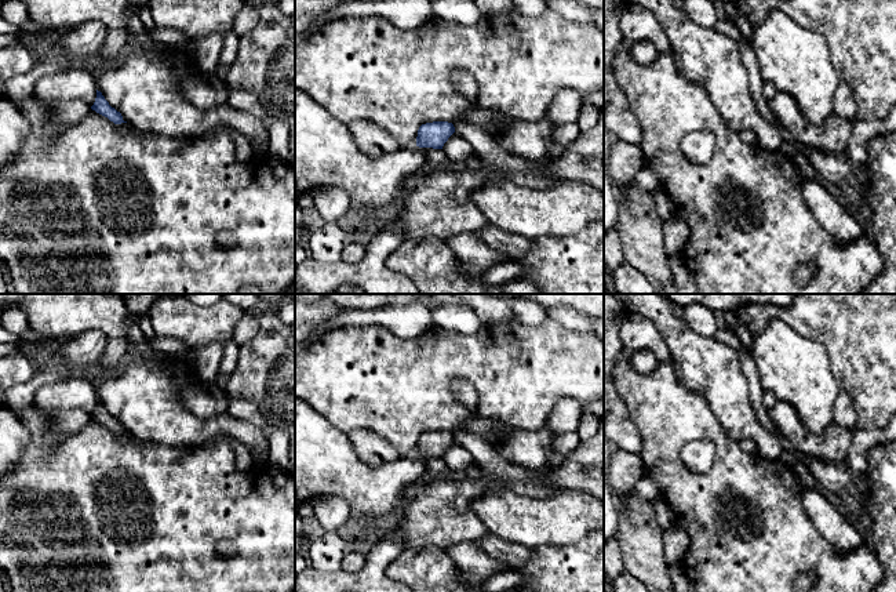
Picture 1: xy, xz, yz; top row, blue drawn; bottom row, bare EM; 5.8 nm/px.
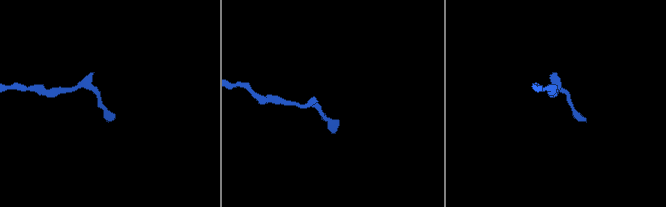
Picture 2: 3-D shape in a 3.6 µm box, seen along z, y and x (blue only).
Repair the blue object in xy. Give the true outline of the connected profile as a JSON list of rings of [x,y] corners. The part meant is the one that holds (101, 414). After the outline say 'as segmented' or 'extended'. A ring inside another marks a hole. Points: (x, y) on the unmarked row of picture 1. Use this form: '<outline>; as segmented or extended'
[[[96,399],[96,407],[94,414],[91,415],[92,420],[96,422],[108,426],[114,433],[127,432],[123,429],[123,425],[120,421],[117,421],[114,417],[109,414],[109,411],[105,408],[101,400]]]; as segmented

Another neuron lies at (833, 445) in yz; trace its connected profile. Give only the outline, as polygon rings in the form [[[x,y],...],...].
[[[779,400],[769,410],[769,415],[779,428],[783,442],[795,450],[800,457],[817,457],[837,465],[846,462],[855,431],[833,422],[822,433],[811,433],[795,408]]]

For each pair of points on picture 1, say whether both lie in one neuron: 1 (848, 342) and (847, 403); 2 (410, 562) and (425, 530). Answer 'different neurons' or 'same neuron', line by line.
1: different neurons
2: different neurons

